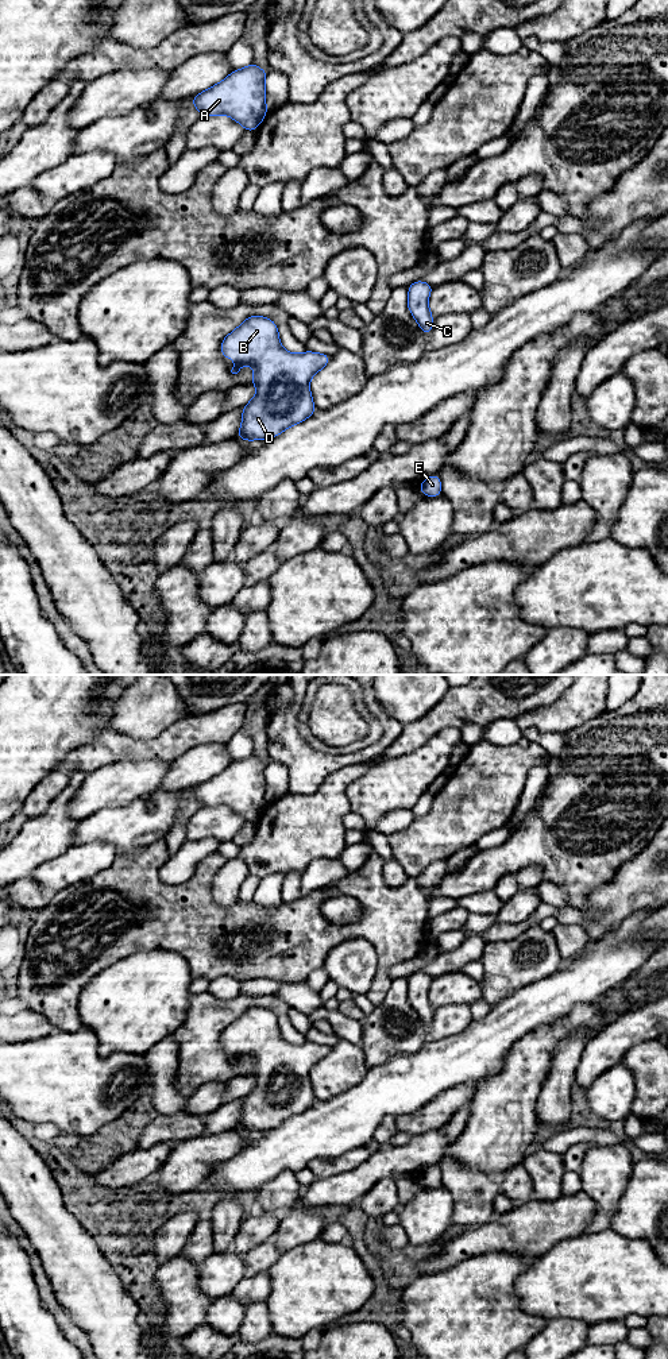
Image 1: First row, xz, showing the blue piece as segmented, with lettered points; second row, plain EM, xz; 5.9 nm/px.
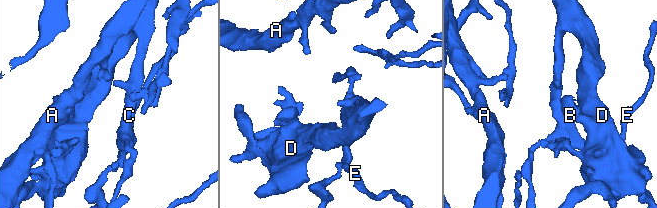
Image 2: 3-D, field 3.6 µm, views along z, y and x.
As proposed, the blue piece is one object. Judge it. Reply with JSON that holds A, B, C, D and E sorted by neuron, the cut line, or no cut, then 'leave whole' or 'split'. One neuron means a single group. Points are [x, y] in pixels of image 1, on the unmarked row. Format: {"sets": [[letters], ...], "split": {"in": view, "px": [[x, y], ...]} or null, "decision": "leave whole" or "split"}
{"sets": [["A", "B", "C", "D", "E"]], "split": null, "decision": "leave whole"}

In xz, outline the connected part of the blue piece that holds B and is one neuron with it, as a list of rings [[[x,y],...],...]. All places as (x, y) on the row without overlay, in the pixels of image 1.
[[[250,1007],[243,1011],[223,1030],[221,1047],[235,1050],[232,1065],[246,1055],[255,1061],[250,1074],[256,1077],[256,1085],[243,1097],[236,1128],[269,1131],[316,1103],[309,1072],[329,1054],[331,1047],[285,1042],[278,1019],[269,1008]]]

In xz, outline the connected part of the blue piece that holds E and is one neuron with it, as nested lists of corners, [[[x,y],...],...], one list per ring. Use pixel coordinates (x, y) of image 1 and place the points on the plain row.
[[[430,1166],[422,1171],[420,1181],[426,1188],[441,1186],[441,1170],[439,1166]]]

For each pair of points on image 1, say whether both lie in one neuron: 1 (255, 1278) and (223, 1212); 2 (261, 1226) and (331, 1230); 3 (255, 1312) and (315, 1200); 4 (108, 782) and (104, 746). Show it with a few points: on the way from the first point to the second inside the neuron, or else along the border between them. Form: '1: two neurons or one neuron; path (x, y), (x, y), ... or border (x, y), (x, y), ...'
1: one neuron; path (239, 1262), (230, 1251), (228, 1228)
2: two neurons; border (327, 1223), (317, 1236)
3: two neurons; border (298, 1203), (317, 1208)
4: two neurons; border (138, 759), (126, 753), (120, 760), (88, 773)

